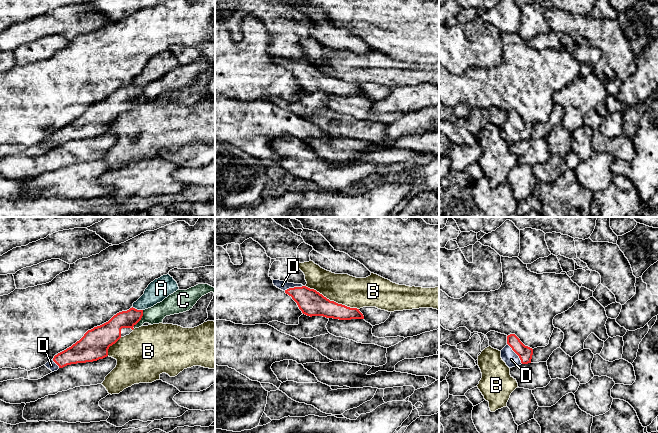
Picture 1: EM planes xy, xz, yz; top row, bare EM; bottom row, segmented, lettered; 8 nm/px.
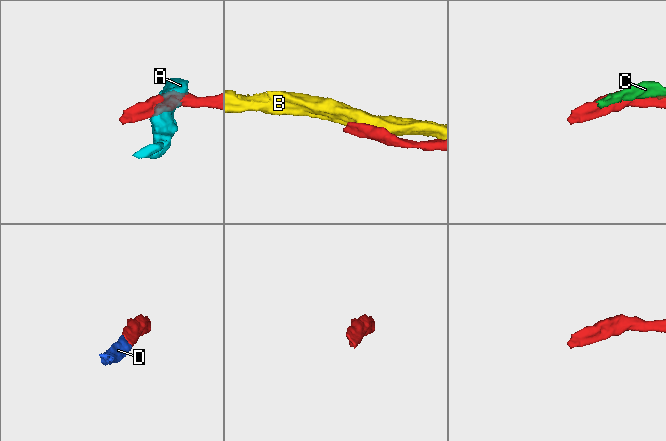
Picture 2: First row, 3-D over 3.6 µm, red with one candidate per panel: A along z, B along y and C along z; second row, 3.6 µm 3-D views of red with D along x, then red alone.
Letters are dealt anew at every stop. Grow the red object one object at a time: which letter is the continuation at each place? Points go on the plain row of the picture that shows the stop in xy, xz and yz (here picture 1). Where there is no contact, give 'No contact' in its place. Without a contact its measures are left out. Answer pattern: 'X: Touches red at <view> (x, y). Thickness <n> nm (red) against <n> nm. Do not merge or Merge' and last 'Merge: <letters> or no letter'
A: Touches red at xy (136, 85). Thickness 140 nm (red) against 170 nm. Do not merge
B: Touches red at xz (332, 77). Thickness 200 nm (red) against 240 nm. Do not merge
C: Touches red at xy (140, 95). Thickness 160 nm (red) against 140 nm. Do not merge
D: Touches red at yz (515, 128). Thickness 120 nm (red) against 120 nm. Merge
Merge: D

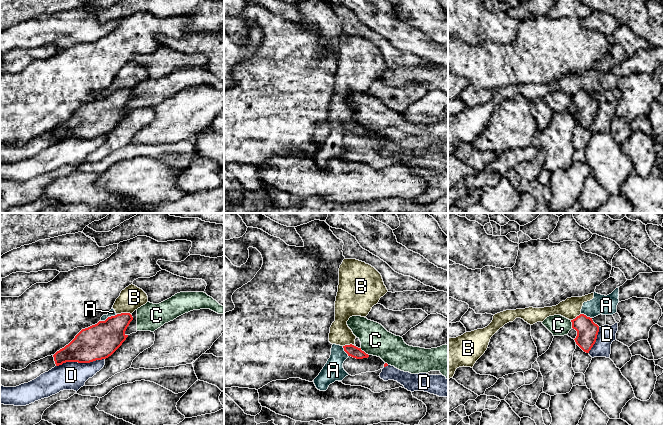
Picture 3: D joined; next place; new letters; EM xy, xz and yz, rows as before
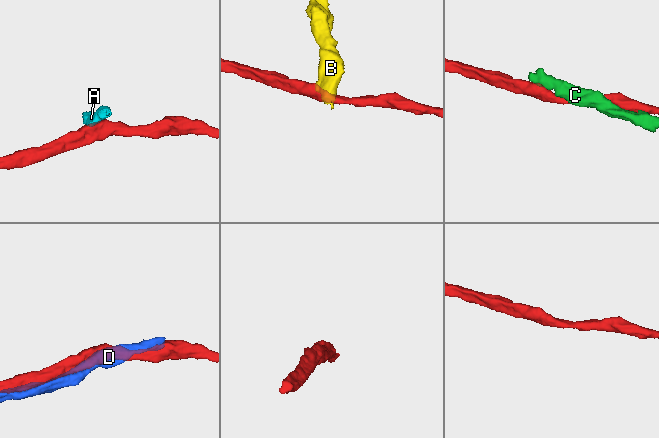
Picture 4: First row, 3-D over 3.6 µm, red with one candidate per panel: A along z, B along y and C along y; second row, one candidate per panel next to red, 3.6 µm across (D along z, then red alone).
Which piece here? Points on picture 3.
A: Touches red at xy (109, 93). Thickness 280 nm (red) against 50 nm. Do not merge
B: Touches red at xy (123, 89). Thickness 260 nm (red) against 190 nm. Do not merge
C: Touches red at xz (363, 127). Thickness 90 nm (red) against 240 nm. Do not merge
D: Touches red at xy (80, 138). Thickness 280 nm (red) against 220 nm. Do not merge
Merge: no letter

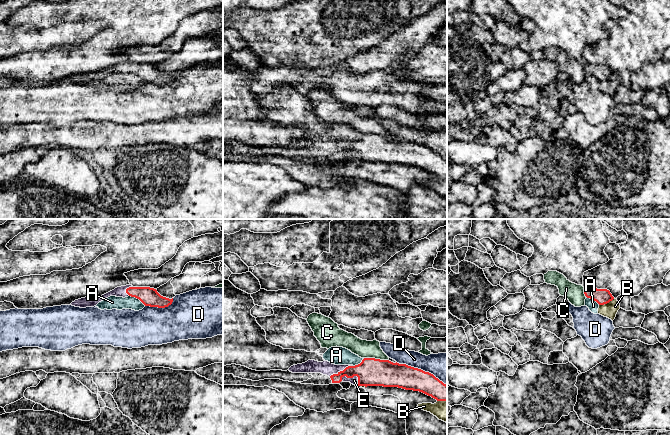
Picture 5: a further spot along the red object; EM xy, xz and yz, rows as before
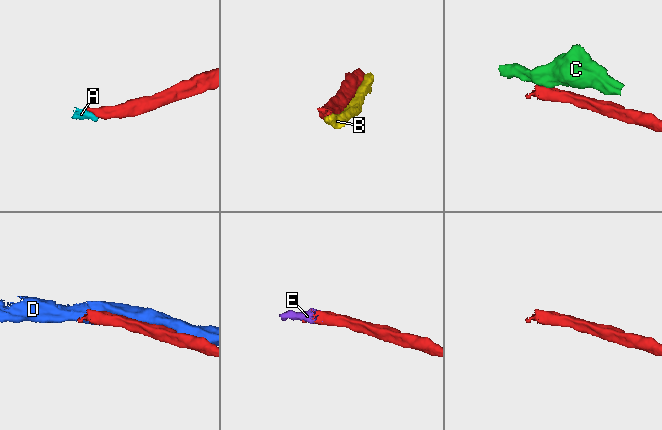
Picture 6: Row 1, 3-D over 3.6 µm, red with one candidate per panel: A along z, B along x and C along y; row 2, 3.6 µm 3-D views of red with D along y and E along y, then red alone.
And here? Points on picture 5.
A: Touches red at xy (137, 74). Thickness 150 nm (red) against 110 nm. Do not merge
B: Touches red at yz (606, 79). Thickness 130 nm (red) against 120 nm. Do not merge
C: Touches red at xz (376, 135). Thickness 220 nm (red) against 140 nm. Do not merge
D: Touches red at xz (420, 145). Thickness 200 nm (red) against 220 nm. Do not merge
E: Touches red at xz (353, 152). Thickness 220 nm (red) against 60 nm. Merge
Merge: E

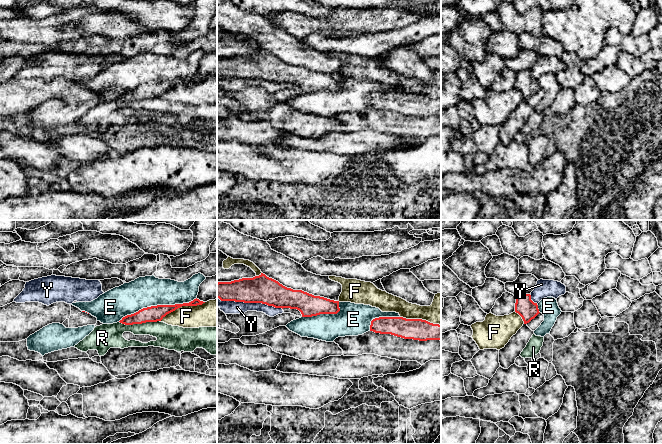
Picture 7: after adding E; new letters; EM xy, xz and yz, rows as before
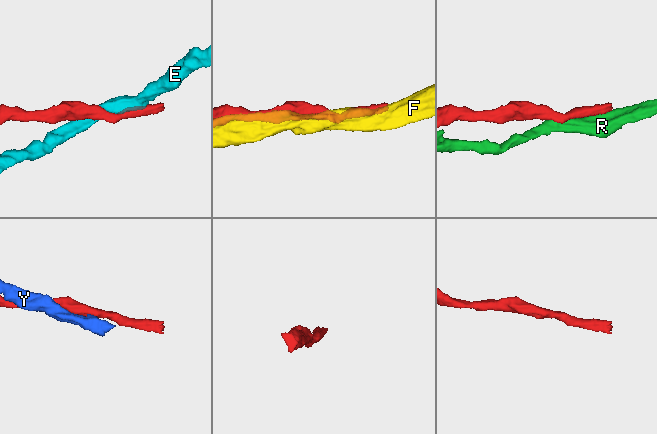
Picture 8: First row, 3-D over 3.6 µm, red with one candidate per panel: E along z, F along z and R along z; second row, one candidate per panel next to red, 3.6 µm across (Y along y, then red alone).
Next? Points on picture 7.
E: Touches red at xy (157, 81). Thickness 130 nm (red) against 240 nm. Do not merge
F: Touches red at xy (182, 81). Thickness 130 nm (red) against 220 nm. Do not merge
R: Touches red at xy (139, 99). Thickness 130 nm (red) against 190 nm. Do not merge
Y: Touches red at xz (250, 78). Thickness 220 nm (red) against 110 nm. Do not merge
Merge: no letter

